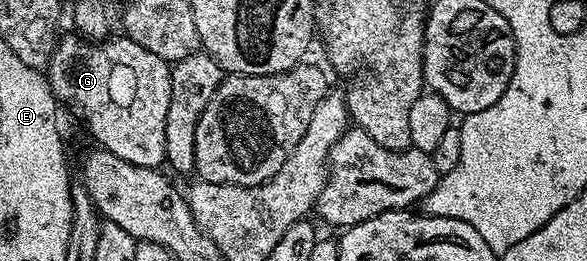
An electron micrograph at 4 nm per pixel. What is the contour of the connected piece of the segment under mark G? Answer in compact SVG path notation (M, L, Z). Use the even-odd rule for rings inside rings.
M124 35L110 36L94 44L94 49L88 49L80 36L72 36L62 36L49 58L47 76L54 97L81 113L90 135L97 140L94 142L111 155L148 169L164 166L170 62Z

